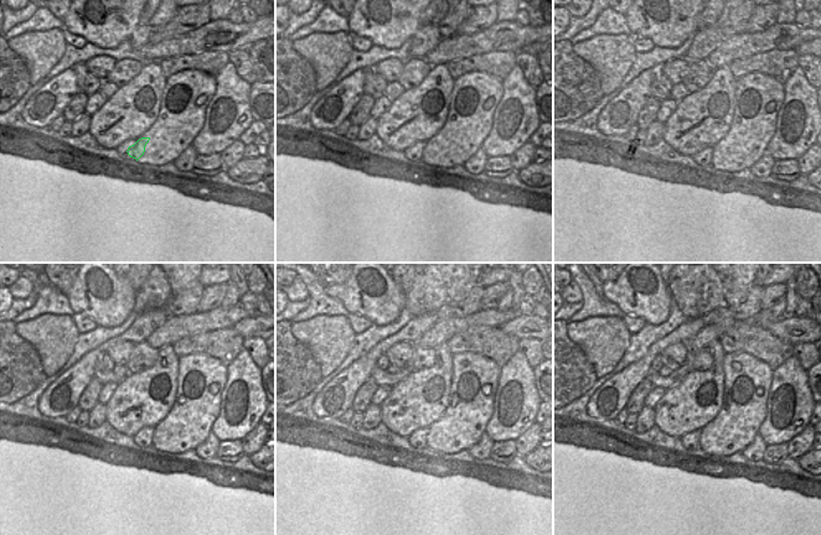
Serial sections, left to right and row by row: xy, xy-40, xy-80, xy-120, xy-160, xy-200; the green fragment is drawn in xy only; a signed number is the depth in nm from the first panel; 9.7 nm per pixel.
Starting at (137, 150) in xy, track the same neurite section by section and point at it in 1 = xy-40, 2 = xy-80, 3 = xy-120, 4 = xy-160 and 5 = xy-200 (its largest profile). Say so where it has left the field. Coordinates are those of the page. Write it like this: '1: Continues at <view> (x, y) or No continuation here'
1: Continues at xy-40 (414, 152)
2: Continues at xy-80 (702, 157)
3: Continues at xy-120 (143, 439)
4: Continues at xy-160 (418, 439)
5: Continues at xy-200 (691, 440).

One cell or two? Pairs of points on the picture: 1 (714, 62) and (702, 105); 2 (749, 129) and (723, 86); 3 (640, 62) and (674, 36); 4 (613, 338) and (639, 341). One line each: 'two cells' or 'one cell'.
1: two cells
2: two cells
3: two cells
4: two cells

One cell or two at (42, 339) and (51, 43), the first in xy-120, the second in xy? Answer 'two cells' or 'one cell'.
one cell

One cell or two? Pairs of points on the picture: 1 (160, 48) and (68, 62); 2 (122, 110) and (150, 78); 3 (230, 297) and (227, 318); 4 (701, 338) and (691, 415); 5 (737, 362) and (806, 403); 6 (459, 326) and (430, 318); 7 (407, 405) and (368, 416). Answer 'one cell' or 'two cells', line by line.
1: two cells
2: one cell
3: two cells
4: two cells
5: two cells
6: two cells
7: two cells

